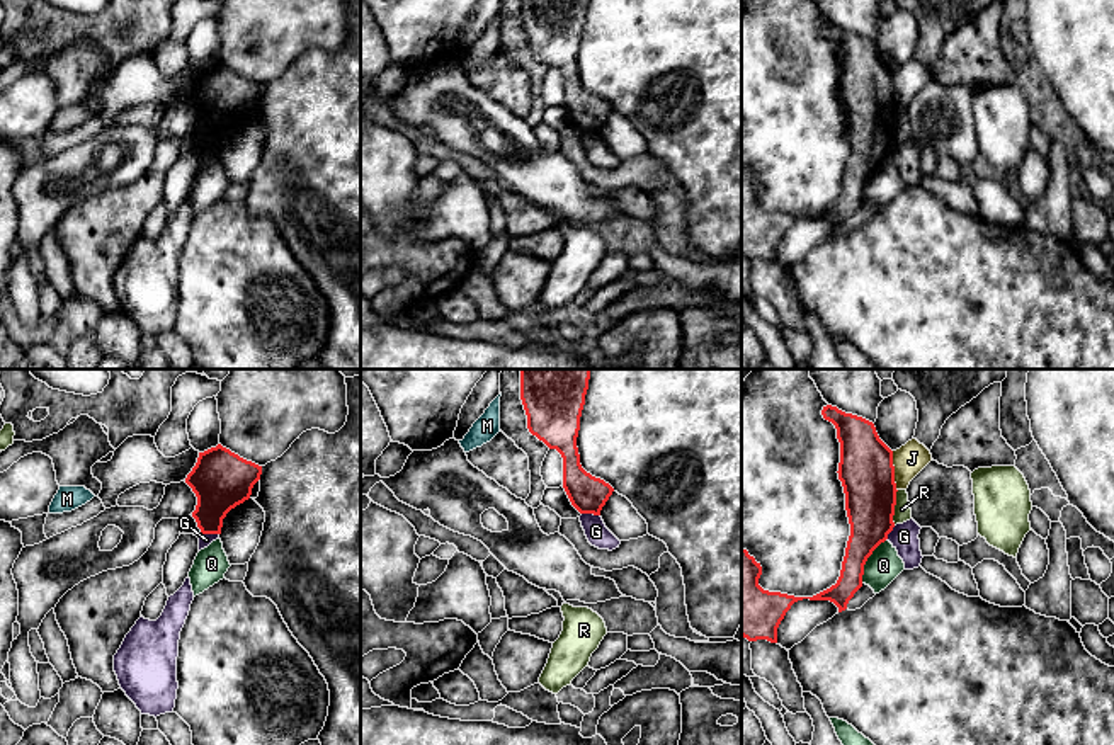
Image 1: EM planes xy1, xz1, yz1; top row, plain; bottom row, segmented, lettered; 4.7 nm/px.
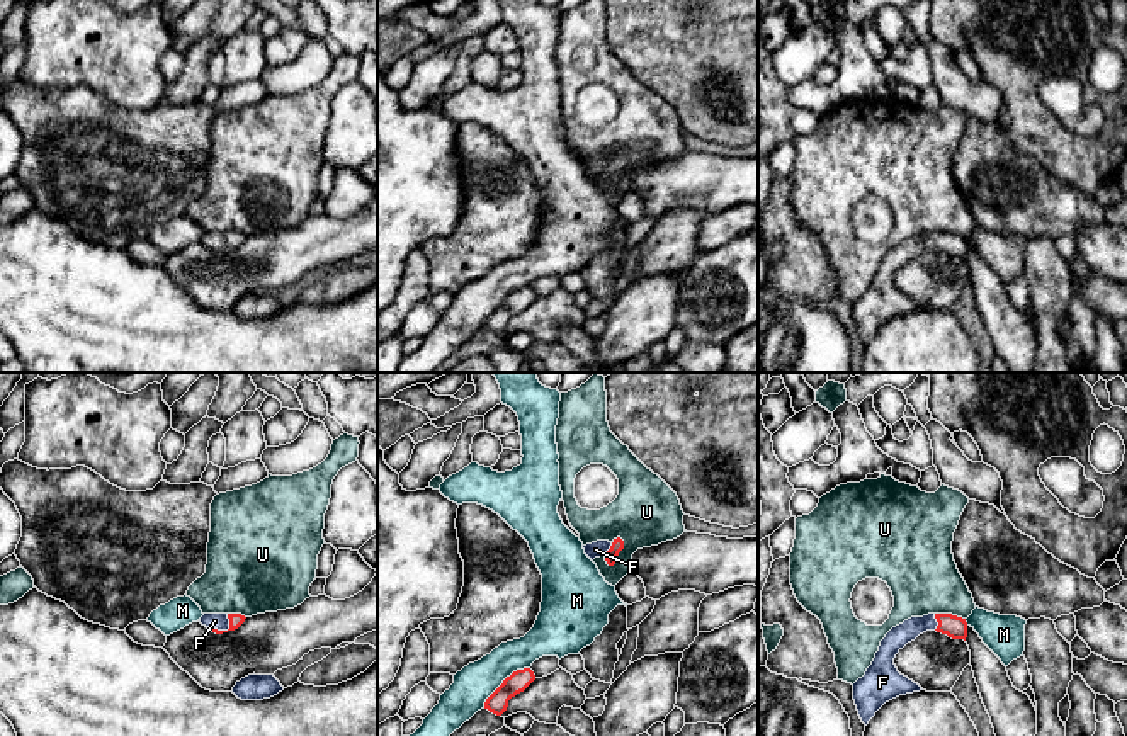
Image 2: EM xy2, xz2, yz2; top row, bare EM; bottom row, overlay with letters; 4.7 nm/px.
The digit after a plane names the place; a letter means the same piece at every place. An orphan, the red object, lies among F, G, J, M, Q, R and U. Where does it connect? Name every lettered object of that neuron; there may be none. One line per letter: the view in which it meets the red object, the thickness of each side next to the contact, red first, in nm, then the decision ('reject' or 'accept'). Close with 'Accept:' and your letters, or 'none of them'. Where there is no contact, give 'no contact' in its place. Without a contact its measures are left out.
F: xy2 | 60/80 nm | accept
G: xy1 | 260/60 nm | reject
J: yz1 | 260/150 nm | reject
M: xz2 | 100/180 nm | reject
Q: yz1 | 220/160 nm | reject
R: yz1 | 260/80 nm | reject
U: xz2 | 60/320 nm | reject
Accept: F

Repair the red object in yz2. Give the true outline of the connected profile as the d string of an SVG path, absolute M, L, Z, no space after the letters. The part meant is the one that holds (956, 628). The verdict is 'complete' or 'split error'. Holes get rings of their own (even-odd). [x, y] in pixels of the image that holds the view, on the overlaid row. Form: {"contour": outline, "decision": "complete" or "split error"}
{"contour": "M928 614L911 617L886 634L872 665L853 683L853 700L865 726L886 702L923 690L918 683L898 671L894 658L908 643L926 631L937 631L952 639L966 641L967 622L952 614Z", "decision": "split error"}

